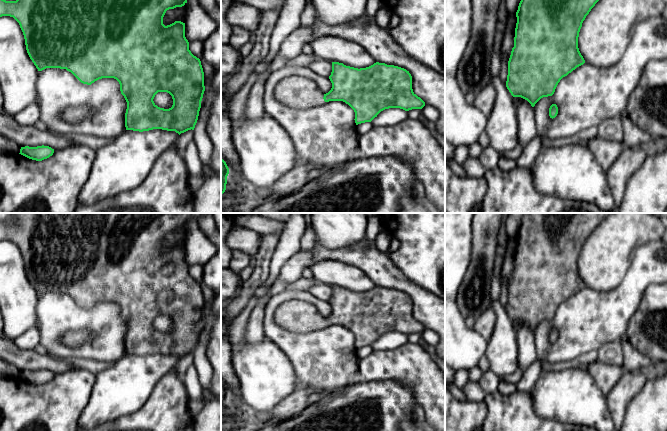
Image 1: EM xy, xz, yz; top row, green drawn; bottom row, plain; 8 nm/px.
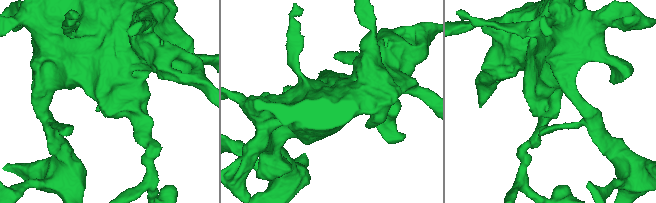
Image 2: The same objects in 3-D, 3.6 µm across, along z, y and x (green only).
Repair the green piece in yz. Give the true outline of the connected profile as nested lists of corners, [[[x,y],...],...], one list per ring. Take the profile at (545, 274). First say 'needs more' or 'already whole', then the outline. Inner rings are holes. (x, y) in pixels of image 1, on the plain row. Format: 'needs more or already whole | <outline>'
already whole | [[[527,213],[521,220],[521,225],[516,236],[517,247],[515,252],[514,271],[508,285],[508,299],[506,311],[513,321],[521,321],[527,324],[532,331],[543,321],[552,320],[560,304],[583,289],[585,284],[578,272],[578,261],[582,247],[595,228],[613,213]]]

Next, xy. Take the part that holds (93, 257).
already whole | [[[15,213],[17,216],[16,225],[6,225],[0,222],[0,241],[13,241],[20,249],[23,256],[27,277],[38,293],[42,295],[46,292],[60,292],[71,296],[81,307],[91,309],[102,302],[114,302],[120,308],[121,318],[127,326],[125,337],[126,354],[149,355],[162,353],[175,355],[179,359],[188,354],[194,354],[198,344],[201,325],[205,315],[204,296],[199,282],[194,280],[189,274],[189,266],[185,261],[185,247],[175,245],[165,250],[163,241],[167,234],[182,231],[187,227],[190,219],[198,220],[207,213]],[[158,316],[167,316],[172,320],[173,329],[169,333],[158,331],[153,323]]]

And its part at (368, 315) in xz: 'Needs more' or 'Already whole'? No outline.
Needs more

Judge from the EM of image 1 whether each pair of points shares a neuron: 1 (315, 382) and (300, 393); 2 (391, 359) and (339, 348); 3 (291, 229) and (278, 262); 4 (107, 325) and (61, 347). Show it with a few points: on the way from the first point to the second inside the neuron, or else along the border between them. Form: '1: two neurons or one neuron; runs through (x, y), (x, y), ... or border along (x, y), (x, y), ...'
1: two neurons; border along (296, 386), (310, 391)
2: two neurons; border along (359, 360), (357, 378)
3: one neuron; runs through (290, 237), (289, 244), (282, 254)
4: one neuron; runs through (99, 337), (86, 350), (73, 351)

